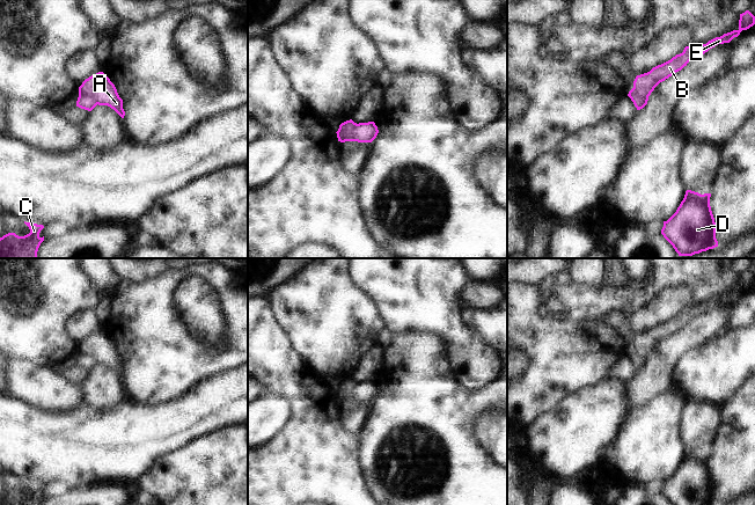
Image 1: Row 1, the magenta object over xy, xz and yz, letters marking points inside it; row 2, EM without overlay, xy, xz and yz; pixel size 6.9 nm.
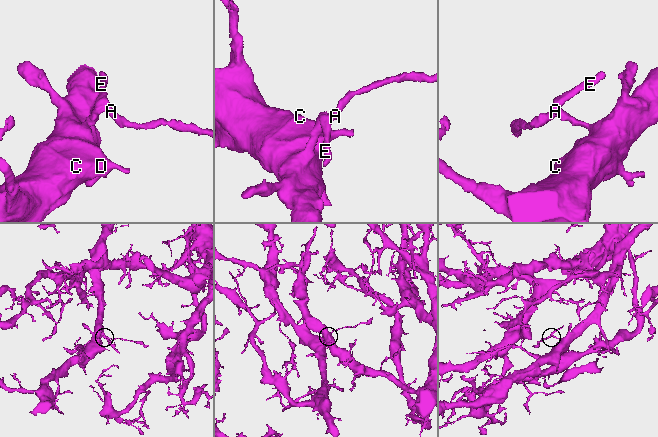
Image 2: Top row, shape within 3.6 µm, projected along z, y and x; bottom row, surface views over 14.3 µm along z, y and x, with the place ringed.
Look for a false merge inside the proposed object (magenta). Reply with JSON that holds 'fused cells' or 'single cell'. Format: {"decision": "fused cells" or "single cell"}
{"decision": "fused cells"}

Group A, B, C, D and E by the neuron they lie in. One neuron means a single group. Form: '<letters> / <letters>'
A B E / C D

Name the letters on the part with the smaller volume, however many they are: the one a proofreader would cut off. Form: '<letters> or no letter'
A, B, E

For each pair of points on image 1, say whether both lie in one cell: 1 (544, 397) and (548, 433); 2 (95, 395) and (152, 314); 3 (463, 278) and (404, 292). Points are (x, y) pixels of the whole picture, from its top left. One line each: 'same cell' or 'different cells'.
1: different cells
2: different cells
3: same cell

